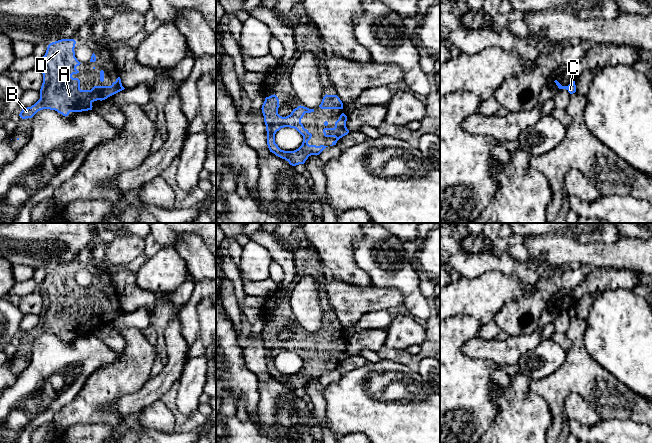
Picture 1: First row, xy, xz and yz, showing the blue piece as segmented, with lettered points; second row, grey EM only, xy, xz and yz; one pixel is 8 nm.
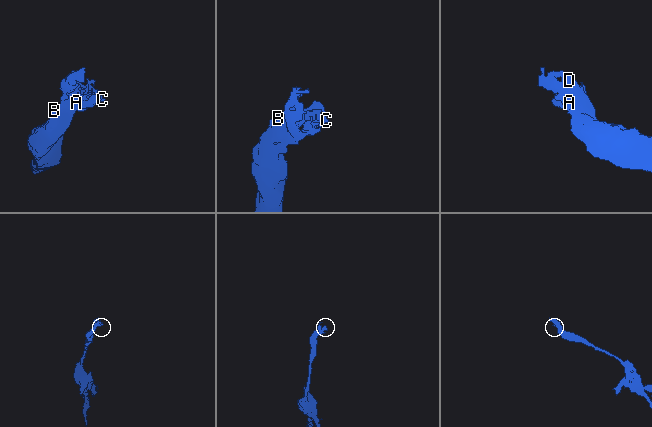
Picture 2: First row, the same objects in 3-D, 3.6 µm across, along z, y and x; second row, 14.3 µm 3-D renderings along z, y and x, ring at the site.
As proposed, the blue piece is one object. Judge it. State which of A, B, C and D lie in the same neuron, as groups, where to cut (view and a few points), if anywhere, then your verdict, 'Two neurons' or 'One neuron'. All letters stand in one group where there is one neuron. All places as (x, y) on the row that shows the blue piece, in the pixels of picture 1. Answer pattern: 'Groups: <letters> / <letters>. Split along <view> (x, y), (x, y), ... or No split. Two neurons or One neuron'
Groups: A B C D. No split. One neuron

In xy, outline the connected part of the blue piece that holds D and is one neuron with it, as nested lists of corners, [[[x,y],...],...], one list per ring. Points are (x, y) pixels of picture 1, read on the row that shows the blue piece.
[[[61,39],[48,45],[45,55],[38,61],[43,74],[40,99],[31,107],[22,109],[19,114],[22,119],[32,118],[38,111],[43,109],[55,110],[65,117],[70,112],[92,110],[94,101],[105,100],[125,89],[122,86],[120,77],[118,77],[111,86],[94,86],[91,90],[81,90],[80,80],[72,77],[73,74],[79,73],[76,67],[81,64],[75,57],[75,44],[74,39]]]

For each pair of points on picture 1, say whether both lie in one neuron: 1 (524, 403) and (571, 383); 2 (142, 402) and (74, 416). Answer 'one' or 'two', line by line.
1: two
2: two

